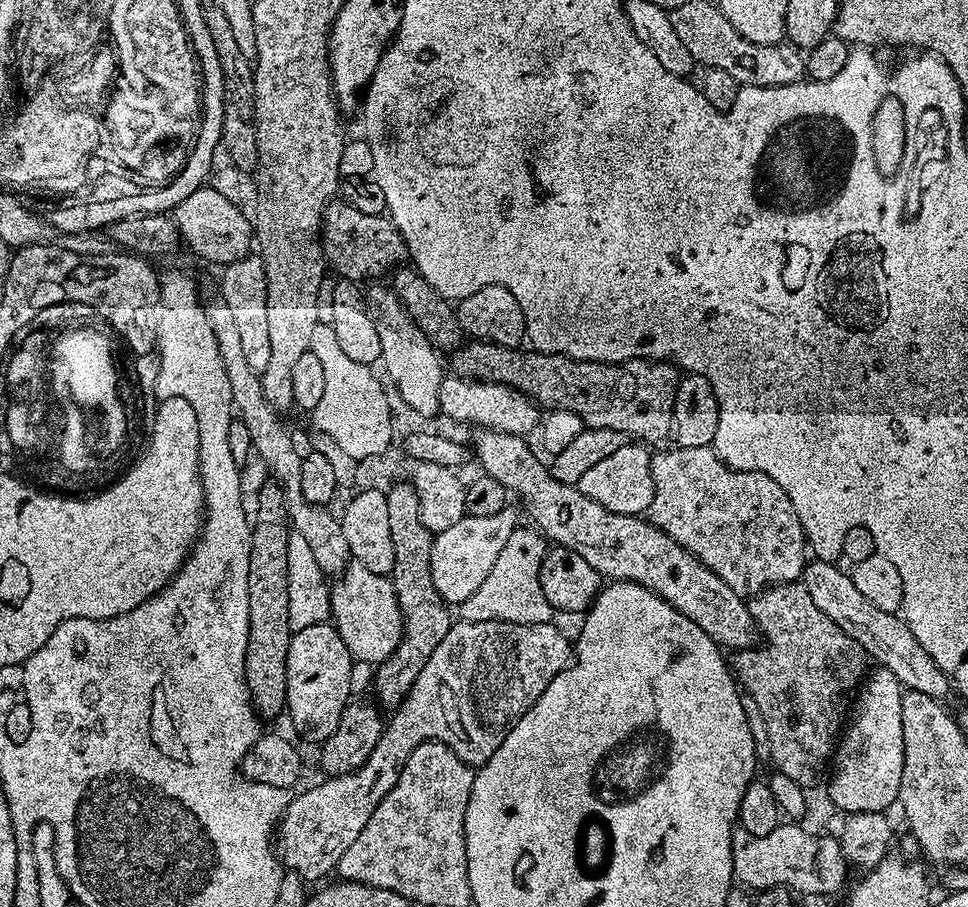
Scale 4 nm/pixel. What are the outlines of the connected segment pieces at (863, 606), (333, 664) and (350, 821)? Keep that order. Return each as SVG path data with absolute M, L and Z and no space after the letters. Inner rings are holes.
M832 562L805 563L802 583L810 598L814 598L814 606L818 606L818 610L822 610L822 614L826 614L826 618L838 626L838 630L854 638L865 654L877 660L875 663L879 667L890 670L890 674L894 674L894 678L898 678L907 691L943 701L948 688L950 692L948 676L937 666L934 658L930 658L930 654L918 646L918 638L910 634L907 624L899 615L878 610L878 606L870 606L870 602L862 598L858 586L854 586L851 575L843 567L836 567L840 566Z
M331 623L315 624L308 626L306 630L293 632L290 650L286 654L286 716L287 719L292 719L298 735L305 736L308 740L316 740L315 742L323 742L338 730L350 704L348 695L352 692L352 667L354 661L350 650Z
M460 620L453 623L446 638L438 642L438 650L430 654L407 699L391 713L392 720L390 716L385 723L384 732L378 738L368 761L357 772L321 779L321 784L305 792L297 791L297 796L293 795L289 799L278 825L278 859L281 865L287 871L295 872L305 882L323 881L323 876L339 865L342 854L354 846L354 838L362 834L366 822L370 822L382 798L390 794L412 751L427 740L436 740L452 748L454 754L458 754L458 758L467 764L481 766L487 763L498 746L502 746L506 734L510 734L515 724L532 709L534 702L542 698L546 686L550 686L558 673L565 672L572 663L573 645L556 627L555 623L506 624L497 620Z

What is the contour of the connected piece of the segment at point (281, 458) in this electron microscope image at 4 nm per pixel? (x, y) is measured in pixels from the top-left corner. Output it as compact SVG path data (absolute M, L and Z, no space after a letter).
M212 290L208 297L203 297L202 307L206 314L206 322L210 322L210 330L214 330L214 342L218 342L218 354L222 354L222 370L226 370L226 378L230 382L233 409L238 413L238 420L244 423L260 460L272 471L271 479L282 490L282 498L286 498L288 522L292 532L302 534L303 540L310 545L314 559L318 566L322 566L325 577L336 578L348 567L350 553L346 534L342 534L339 519L328 513L327 507L306 502L302 495L301 475L302 456L296 453L296 444L283 424L281 413L273 410L265 400L260 386L260 377L257 372L250 370L246 358L242 355L238 330L230 310L226 307L226 298L219 291Z

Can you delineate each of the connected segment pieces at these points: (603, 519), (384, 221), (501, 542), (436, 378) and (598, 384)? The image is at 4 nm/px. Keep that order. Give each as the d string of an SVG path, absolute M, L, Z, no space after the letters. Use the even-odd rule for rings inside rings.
M487 430L475 434L474 456L484 467L481 468L483 475L494 478L494 482L502 485L515 499L517 496L533 520L531 523L553 545L574 550L578 558L586 558L605 581L637 584L661 596L674 606L674 610L690 618L690 622L701 628L721 649L748 650L758 640L758 629L745 597L726 586L718 574L678 546L660 528L653 527L640 516L614 514L582 495L579 487L558 482L546 464L528 449L525 439Z
M333 199L324 208L324 219L320 221L320 246L329 269L345 280L365 282L375 276L391 273L406 260L408 248L400 237L400 231L392 225L391 219L383 215L362 214L343 199ZM396 264L396 265L395 265Z
M505 506L498 514L490 514L490 518L474 518L465 514L450 530L435 533L430 550L430 574L434 578L434 586L438 594L449 606L459 606L466 602L486 582L486 574L494 567L502 546L506 546L510 534L518 527L516 512L512 506Z
M384 288L367 289L366 292L368 312L372 316L374 330L378 332L379 363L384 364L401 402L410 411L417 412L420 416L435 417L440 411L440 384L444 381L445 369L440 369L437 349L433 348L426 334L422 334L422 330L414 326L414 322L400 305L396 293Z
M468 342L451 353L451 371L463 380L504 384L507 388L515 389L521 396L527 396L541 410L569 411L583 420L589 428L634 438L635 443L650 450L663 449L669 443L673 402L676 401L676 389L679 388L680 380L679 371L673 365L663 361L645 360L629 360L626 364L589 364L566 356L553 356L547 352L524 351L502 348L497 344Z

